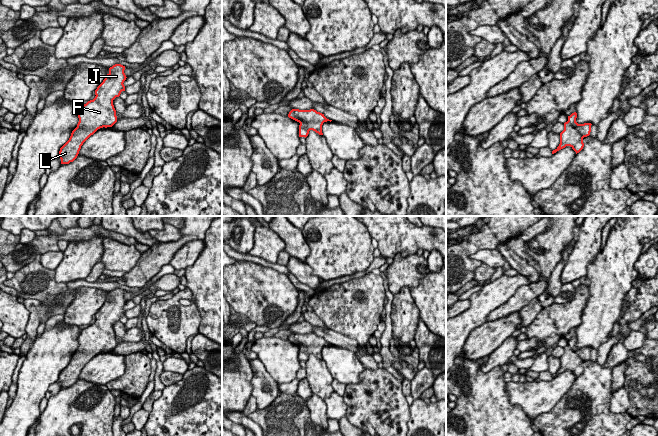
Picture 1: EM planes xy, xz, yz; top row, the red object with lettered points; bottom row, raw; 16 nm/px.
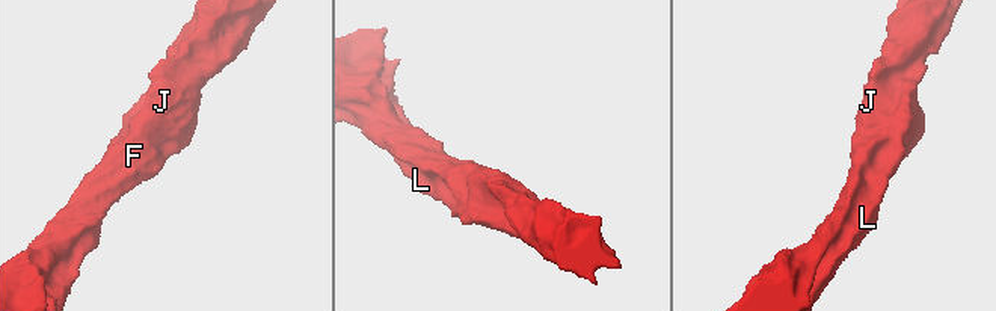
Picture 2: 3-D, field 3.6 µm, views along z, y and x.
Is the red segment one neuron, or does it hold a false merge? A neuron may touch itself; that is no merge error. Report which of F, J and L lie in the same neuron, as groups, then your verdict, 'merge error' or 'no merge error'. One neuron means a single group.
groups F J L; no merge error

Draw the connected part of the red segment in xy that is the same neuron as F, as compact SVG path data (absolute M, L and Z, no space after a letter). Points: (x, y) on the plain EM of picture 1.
M115 288L109 292L103 306L95 314L95 322L82 329L78 337L79 346L69 364L60 372L61 388L73 386L83 367L100 352L112 351L117 346L113 324L125 315L125 290Z

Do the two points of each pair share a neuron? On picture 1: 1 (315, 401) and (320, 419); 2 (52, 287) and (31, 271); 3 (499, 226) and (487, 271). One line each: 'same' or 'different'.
1: same
2: same
3: different

